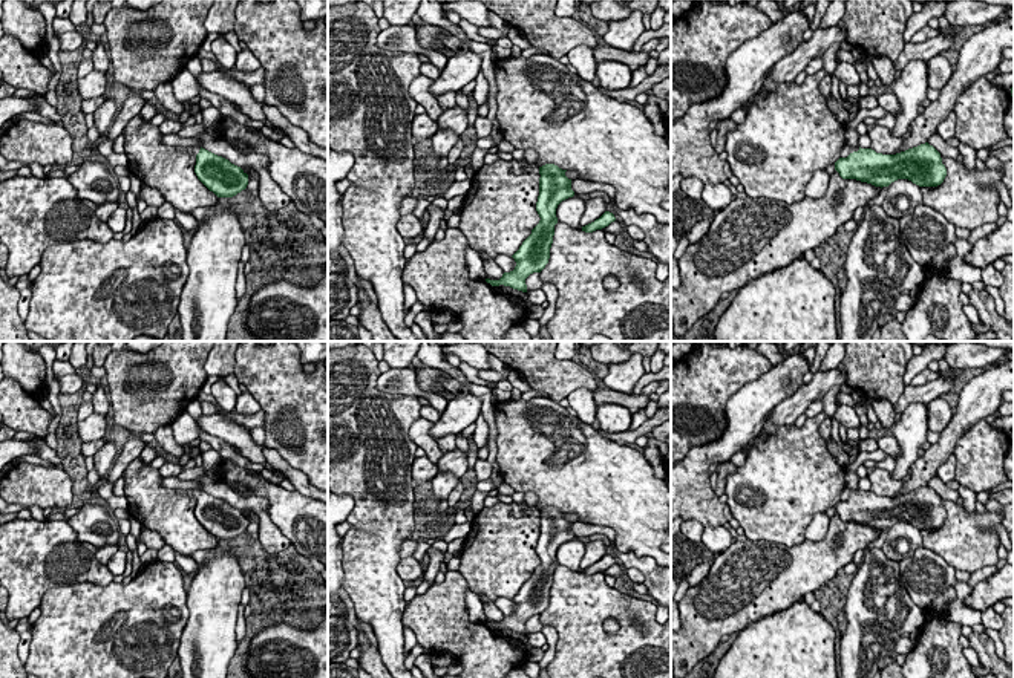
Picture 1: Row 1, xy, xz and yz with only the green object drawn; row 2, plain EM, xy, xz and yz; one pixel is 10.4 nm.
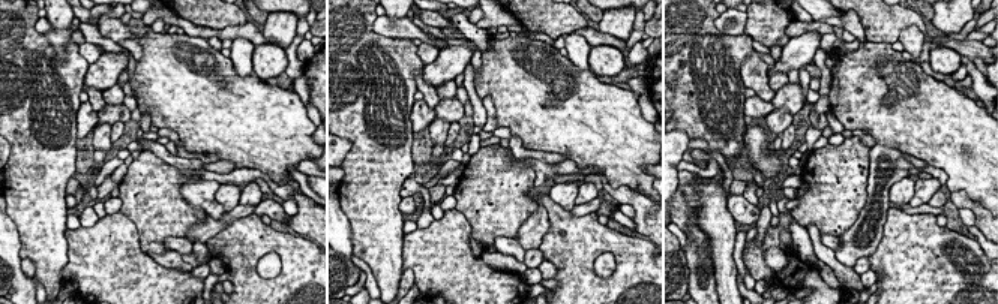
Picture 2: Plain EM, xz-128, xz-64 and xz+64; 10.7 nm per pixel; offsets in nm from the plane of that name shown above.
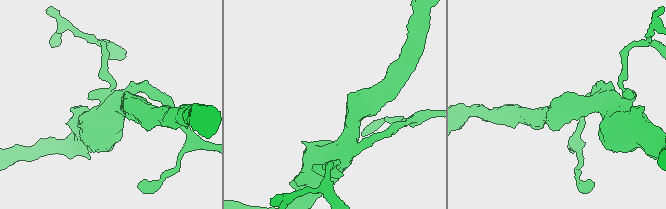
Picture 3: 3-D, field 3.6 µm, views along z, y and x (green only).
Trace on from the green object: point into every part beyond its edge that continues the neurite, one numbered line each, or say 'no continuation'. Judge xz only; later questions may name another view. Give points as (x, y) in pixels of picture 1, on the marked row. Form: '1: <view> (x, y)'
no continuation

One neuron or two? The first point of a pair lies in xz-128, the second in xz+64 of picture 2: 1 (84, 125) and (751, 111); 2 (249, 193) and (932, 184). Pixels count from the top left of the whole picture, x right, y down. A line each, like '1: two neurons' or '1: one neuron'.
1: one neuron
2: one neuron

